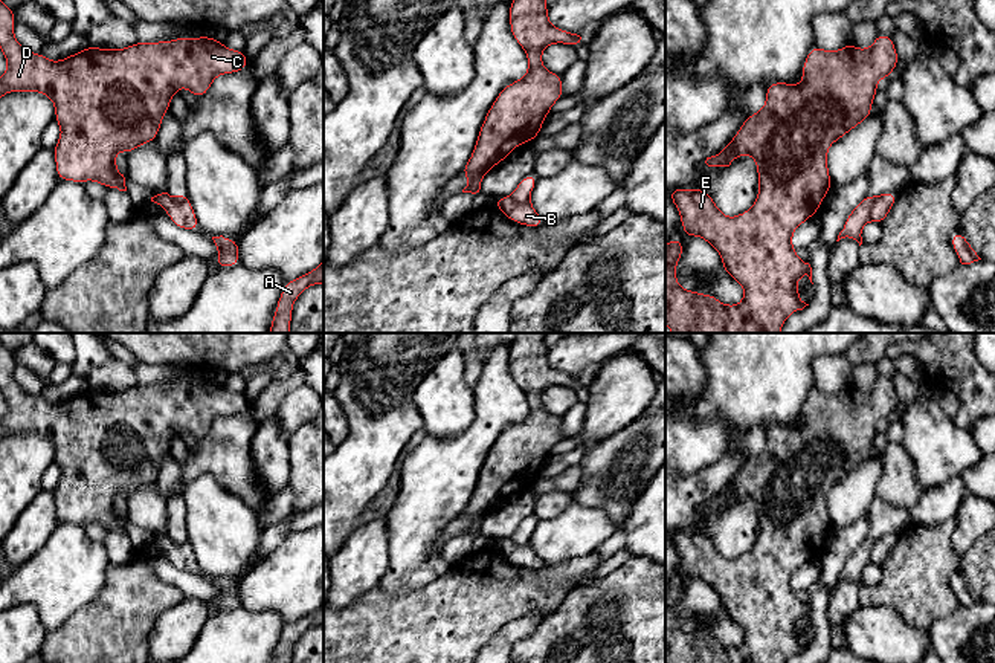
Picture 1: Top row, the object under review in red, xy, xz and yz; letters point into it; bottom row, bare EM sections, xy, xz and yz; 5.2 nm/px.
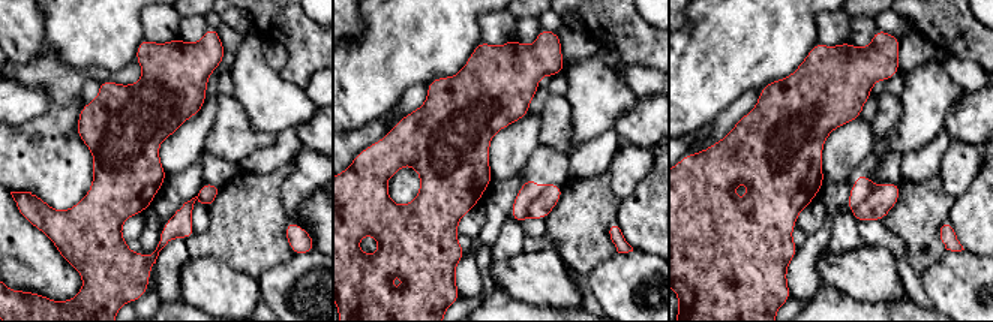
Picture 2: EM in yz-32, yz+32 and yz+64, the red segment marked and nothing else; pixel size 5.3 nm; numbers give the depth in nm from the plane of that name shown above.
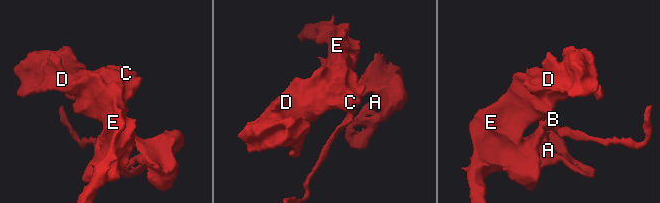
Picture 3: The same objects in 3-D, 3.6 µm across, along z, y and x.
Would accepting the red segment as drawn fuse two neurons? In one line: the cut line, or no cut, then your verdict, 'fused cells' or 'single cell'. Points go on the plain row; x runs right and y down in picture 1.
cut yz (875, 540), (867, 559); fused cells

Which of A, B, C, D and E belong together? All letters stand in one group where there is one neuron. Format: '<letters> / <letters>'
A B / C D E

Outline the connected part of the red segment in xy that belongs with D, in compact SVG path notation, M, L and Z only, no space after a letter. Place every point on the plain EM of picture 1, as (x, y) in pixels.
M0 342L0 391L8 403L8 411L0 420L0 440L9 434L40 434L53 443L55 463L61 469L61 480L53 489L58 522L95 522L105 530L127 533L125 519L116 510L116 493L124 492L128 500L134 490L157 481L162 461L169 454L169 443L179 437L177 429L186 429L200 441L218 417L241 414L249 408L244 394L232 393L209 377L156 385L137 383L118 393L89 388L61 403L49 403L41 394L27 394L17 383L12 376L15 365L12 350Z

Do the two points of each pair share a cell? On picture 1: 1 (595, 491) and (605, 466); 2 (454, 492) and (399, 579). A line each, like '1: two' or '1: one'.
1: one
2: one

